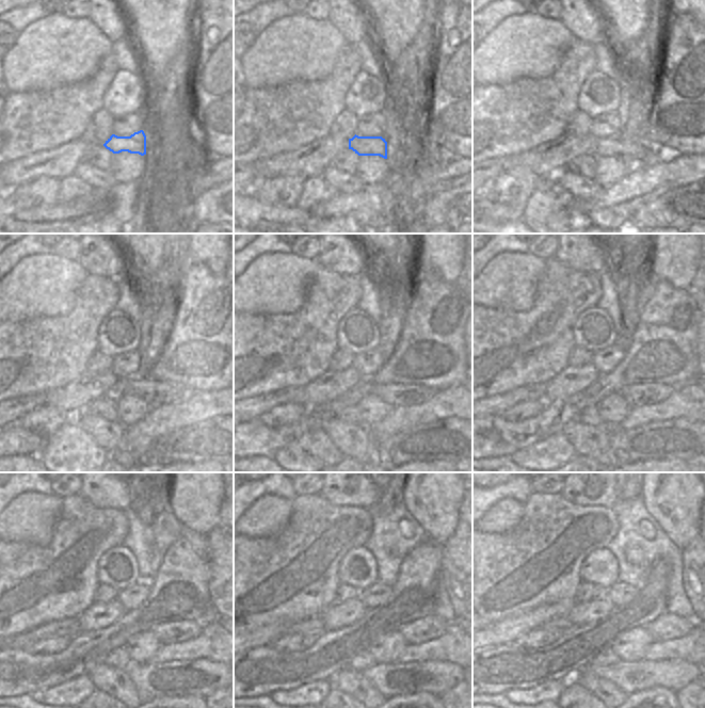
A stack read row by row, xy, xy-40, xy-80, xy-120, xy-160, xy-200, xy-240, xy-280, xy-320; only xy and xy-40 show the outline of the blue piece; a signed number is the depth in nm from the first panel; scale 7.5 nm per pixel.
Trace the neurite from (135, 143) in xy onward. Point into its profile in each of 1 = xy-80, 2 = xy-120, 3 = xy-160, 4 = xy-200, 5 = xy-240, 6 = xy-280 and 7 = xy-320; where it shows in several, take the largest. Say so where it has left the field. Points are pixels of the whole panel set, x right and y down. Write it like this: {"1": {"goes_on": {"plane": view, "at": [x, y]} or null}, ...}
{"1": {"goes_on": {"plane": "xy-80", "at": [635, 154]}}, "2": {"goes_on": {"plane": "xy-120", "at": [155, 392]}}, "3": {"goes_on": {"plane": "xy-160", "at": [395, 395]}}, "4": {"goes_on": {"plane": "xy-200", "at": [637, 395]}}, "5": {"goes_on": {"plane": "xy-240", "at": [177, 631]}}, "6": {"goes_on": {"plane": "xy-280", "at": [429, 627]}}, "7": {"goes_on": {"plane": "xy-320", "at": [668, 626]}}}

